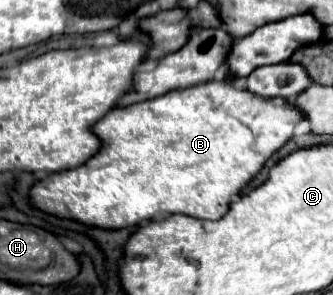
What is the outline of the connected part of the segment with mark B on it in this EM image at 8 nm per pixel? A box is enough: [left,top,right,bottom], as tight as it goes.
[31,77,305,229]

